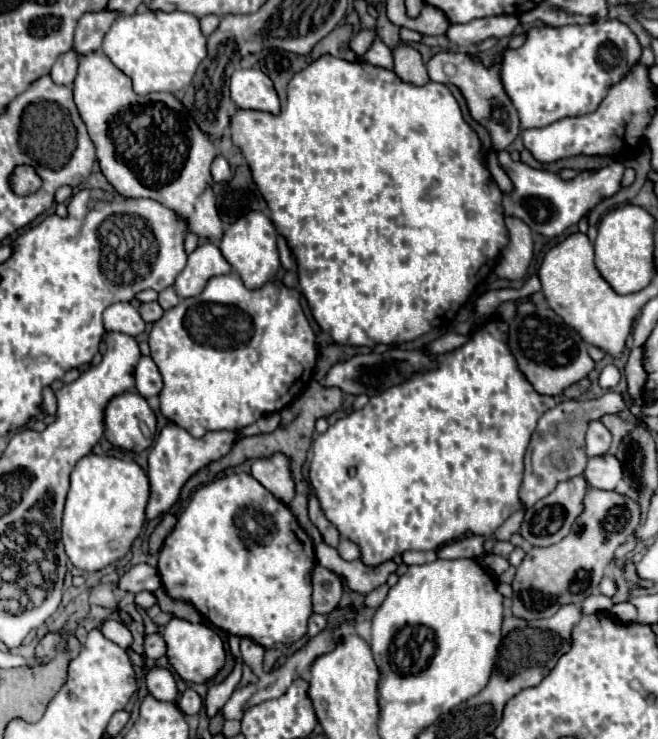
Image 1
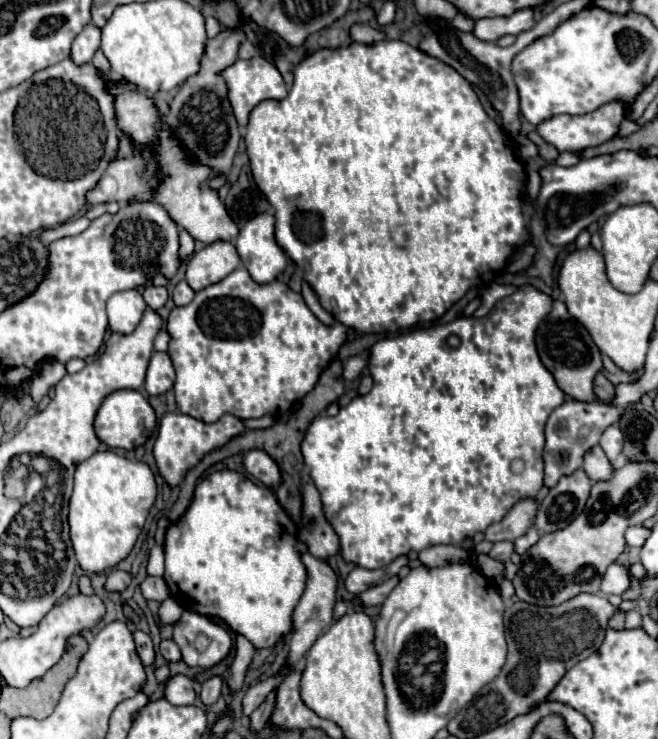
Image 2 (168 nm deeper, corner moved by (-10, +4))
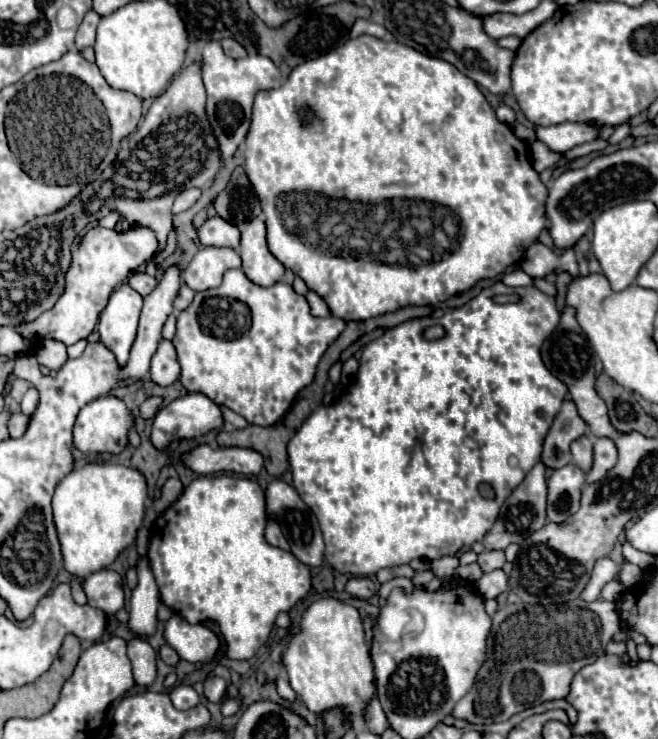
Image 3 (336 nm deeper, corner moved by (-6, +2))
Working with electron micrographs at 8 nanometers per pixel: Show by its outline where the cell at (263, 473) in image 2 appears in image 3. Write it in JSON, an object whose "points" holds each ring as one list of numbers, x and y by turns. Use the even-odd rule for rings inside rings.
{"points":[[198,444,194,450,180,456,182,464,196,474,214,474,214,472,236,472,236,474,258,474,262,470,262,456,250,448,222,448,210,444]]}

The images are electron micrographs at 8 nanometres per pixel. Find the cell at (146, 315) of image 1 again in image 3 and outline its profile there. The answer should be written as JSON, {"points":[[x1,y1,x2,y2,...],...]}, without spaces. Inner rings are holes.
{"points":[[134,272,134,274,130,274,128,284,130,284,136,292,140,292,142,296,146,296,146,294,150,294,150,292,154,290,156,278,154,278,154,276,148,276,146,272]]}

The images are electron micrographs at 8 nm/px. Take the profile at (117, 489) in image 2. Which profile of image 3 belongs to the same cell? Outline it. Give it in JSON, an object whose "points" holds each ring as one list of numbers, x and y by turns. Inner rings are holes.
{"points":[[88,462,74,468,60,480,52,498,64,568,72,576,84,578,110,566,116,556,136,540,136,532,144,518,144,502,146,480,134,468,114,462]]}

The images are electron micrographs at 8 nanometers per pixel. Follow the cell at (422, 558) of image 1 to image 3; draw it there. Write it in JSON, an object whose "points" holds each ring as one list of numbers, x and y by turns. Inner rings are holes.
{"points":[[444,556,444,558,438,558,432,562,432,572,436,574,436,578,452,576,456,568,458,568,458,558,454,558,454,556]]}

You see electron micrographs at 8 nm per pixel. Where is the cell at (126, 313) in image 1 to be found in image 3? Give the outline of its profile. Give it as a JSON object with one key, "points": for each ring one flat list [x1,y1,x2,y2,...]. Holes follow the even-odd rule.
{"points":[[120,284,112,292,104,312,100,314,102,316,102,320,98,320,100,342,116,356,120,368,128,362,130,348,136,340,140,310,142,296,128,284]]}

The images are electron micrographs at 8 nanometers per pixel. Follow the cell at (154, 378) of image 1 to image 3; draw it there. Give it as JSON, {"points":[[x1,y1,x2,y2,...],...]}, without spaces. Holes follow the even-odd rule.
{"points":[[162,340,150,368,150,378,160,386,170,386,180,378,180,364,176,356,176,348,170,340]]}

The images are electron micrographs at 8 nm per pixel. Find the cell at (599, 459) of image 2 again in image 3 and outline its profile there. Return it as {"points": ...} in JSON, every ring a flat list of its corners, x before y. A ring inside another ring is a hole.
{"points":[[590,434,572,442,572,462,582,472,588,472,592,466,592,448,594,448,594,444,590,440]]}

